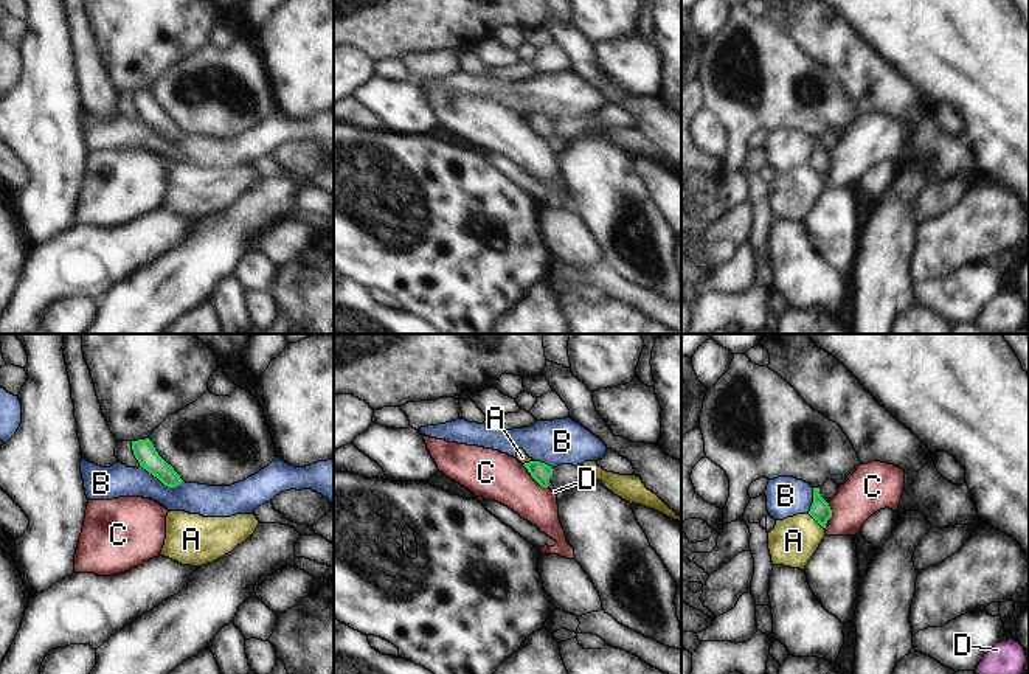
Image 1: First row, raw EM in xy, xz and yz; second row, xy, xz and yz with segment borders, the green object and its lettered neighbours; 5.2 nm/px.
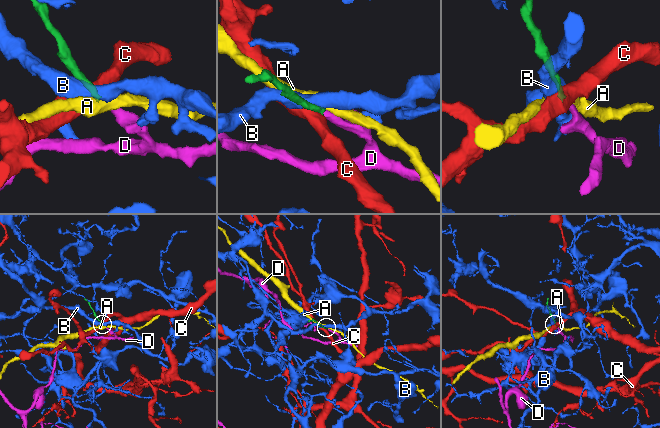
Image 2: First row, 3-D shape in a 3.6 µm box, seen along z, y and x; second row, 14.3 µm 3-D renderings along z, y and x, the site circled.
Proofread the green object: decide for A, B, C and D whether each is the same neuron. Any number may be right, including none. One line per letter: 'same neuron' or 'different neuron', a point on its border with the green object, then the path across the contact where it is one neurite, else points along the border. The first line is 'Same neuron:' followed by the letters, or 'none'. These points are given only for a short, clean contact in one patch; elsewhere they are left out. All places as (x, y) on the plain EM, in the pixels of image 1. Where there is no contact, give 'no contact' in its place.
Same neuron: D
A: different neuron; contact yz (815, 171); border yz (809, 165), (823, 180)
B: different neuron; contact xy (162, 134); border xy (142, 118), (168, 138), (177, 138), (182, 134)
C: different neuron; contact xz (534, 131); border xz (522, 117), (547, 140)
D: same neuron; contact xz (547, 134); way xz (540, 125), (547, 134), (550, 137)

